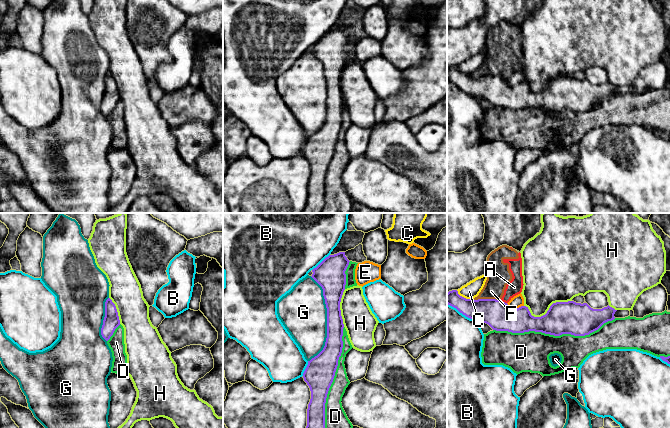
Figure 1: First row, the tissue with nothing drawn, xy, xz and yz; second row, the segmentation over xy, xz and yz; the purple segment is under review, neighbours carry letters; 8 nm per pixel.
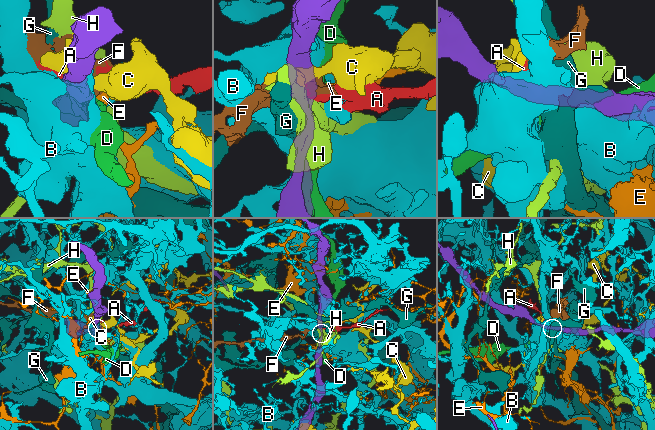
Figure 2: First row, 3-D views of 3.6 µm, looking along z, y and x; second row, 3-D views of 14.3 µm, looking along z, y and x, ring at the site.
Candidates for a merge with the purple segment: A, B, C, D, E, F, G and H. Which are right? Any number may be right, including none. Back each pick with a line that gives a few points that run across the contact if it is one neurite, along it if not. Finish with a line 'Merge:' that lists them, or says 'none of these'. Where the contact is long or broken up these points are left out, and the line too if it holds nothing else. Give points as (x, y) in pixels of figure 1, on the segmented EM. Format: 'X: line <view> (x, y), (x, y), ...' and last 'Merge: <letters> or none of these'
Merge: none of these

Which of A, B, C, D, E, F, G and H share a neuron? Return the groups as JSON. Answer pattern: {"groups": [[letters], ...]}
{"groups": [["A", "F"], ["B"], ["C"], ["D"], ["E"], ["G"], ["H"]]}

